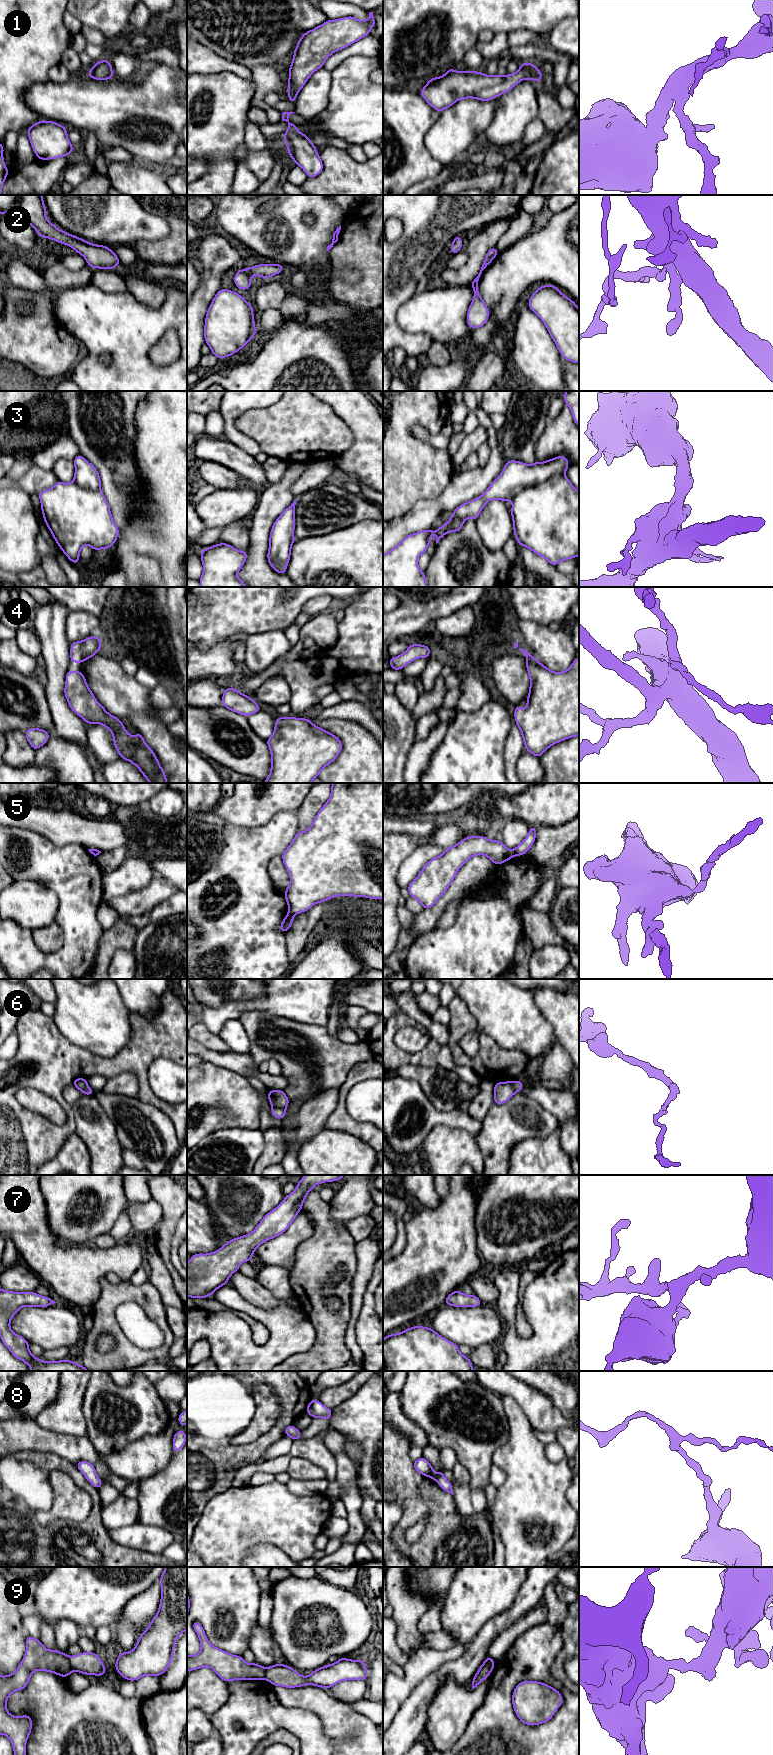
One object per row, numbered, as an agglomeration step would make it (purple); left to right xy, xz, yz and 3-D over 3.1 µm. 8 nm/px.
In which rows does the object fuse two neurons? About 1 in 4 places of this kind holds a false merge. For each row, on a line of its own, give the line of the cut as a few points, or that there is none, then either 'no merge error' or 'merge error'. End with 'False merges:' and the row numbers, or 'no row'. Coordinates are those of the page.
1: cut none; no merge error
2: cut none; no merge error
3: cut none; no merge error
4: cut none; no merge error
5: cut xz (288, 912), (293, 915); merge error
6: cut xz (273, 1106), (285, 1110); merge error
7: cut none; no merge error
8: cut none; no merge error
9: cut xy (68, 1657), (72, 1670); merge error
False merges: 5, 6, 9

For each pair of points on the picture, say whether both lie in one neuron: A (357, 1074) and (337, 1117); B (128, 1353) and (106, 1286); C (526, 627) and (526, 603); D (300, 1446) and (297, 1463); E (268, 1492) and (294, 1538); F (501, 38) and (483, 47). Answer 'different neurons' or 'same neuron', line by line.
A: same neuron
B: same neuron
C: different neurons
D: different neurons
E: same neuron
F: same neuron

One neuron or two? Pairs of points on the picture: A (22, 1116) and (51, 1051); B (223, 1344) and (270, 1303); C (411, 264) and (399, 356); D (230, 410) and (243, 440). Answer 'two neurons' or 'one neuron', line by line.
A: one neuron
B: two neurons
C: two neurons
D: one neuron

